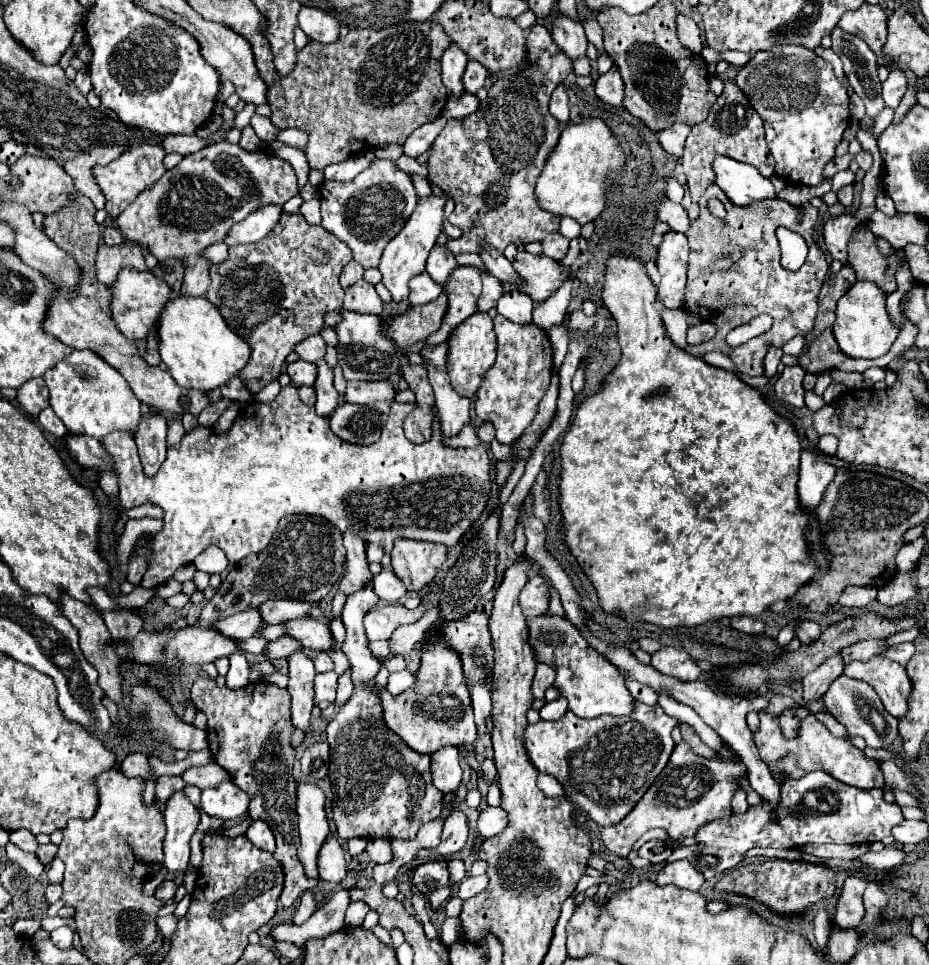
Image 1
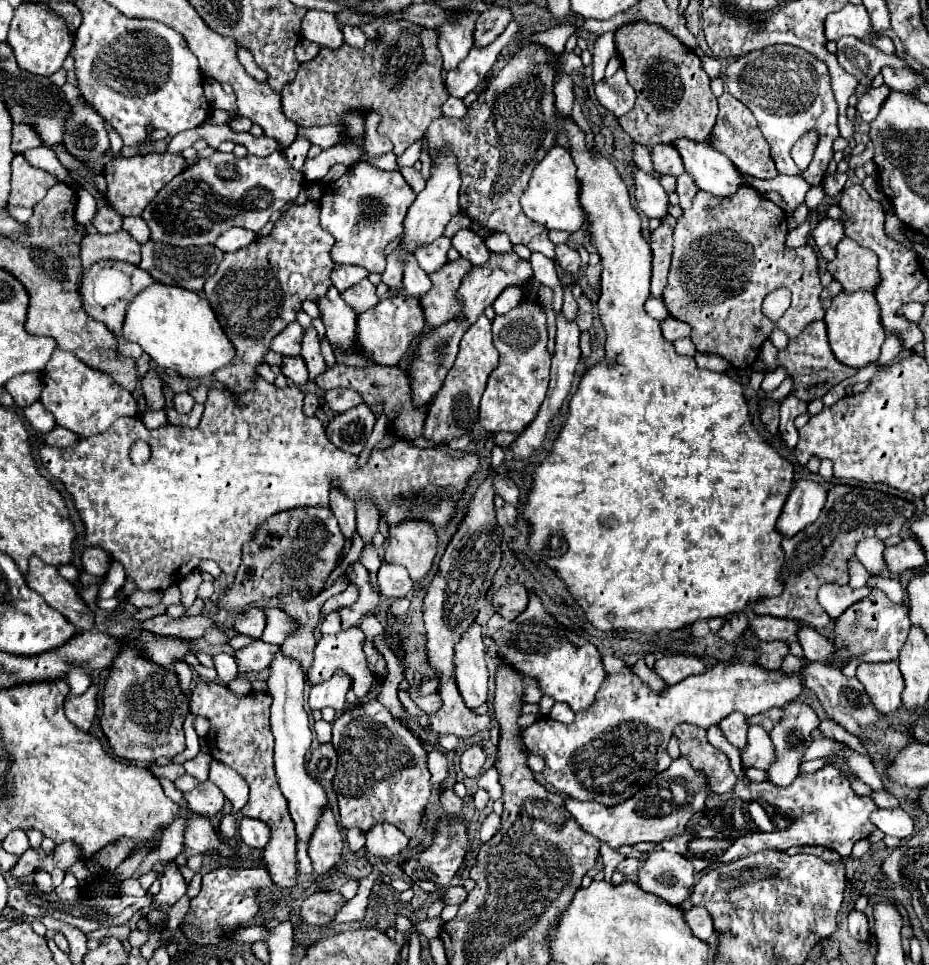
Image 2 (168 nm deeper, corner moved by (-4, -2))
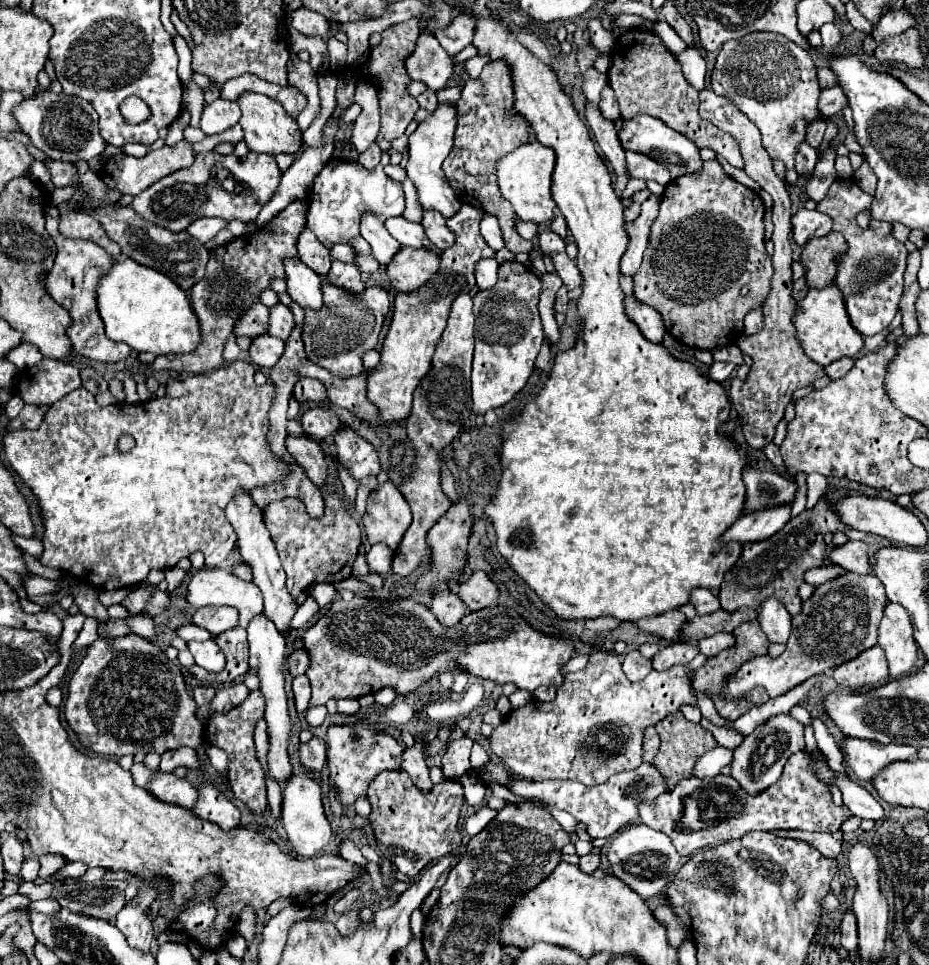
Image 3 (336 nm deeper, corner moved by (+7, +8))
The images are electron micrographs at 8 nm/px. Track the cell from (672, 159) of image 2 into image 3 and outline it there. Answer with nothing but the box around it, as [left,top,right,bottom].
[625,152,671,184]

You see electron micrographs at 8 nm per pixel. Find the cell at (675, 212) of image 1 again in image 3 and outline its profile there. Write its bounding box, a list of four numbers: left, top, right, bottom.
[585,102,627,178]

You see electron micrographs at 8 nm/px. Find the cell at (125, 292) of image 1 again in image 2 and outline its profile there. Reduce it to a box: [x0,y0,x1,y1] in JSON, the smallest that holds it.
[80,260,154,358]

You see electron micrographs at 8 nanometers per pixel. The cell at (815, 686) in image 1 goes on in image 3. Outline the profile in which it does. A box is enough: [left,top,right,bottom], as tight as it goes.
[731,714,805,794]

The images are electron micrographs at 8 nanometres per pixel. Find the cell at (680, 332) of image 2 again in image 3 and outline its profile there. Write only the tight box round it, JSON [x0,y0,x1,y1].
[625,296,665,342]

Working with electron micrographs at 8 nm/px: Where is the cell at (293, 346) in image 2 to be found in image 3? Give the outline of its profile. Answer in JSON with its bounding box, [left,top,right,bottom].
[233,302,269,338]

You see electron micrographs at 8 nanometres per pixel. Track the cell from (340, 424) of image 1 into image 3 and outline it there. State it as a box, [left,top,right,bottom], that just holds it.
[301,406,341,438]

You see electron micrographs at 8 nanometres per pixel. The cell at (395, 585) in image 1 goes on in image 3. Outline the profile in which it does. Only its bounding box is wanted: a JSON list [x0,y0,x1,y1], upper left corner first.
[367,544,393,574]

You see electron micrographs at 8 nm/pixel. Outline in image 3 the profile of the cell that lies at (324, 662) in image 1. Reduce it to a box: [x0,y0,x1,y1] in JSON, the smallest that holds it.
[287,648,309,676]

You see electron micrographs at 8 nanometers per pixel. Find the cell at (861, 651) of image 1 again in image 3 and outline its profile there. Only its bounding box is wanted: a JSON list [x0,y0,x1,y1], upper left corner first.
[757,598,791,642]

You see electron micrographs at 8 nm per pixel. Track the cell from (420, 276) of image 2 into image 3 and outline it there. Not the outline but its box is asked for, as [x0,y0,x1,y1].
[361,214,399,264]

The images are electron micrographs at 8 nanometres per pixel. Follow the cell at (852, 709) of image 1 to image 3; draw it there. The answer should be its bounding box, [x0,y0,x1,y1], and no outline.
[689,588,721,616]

